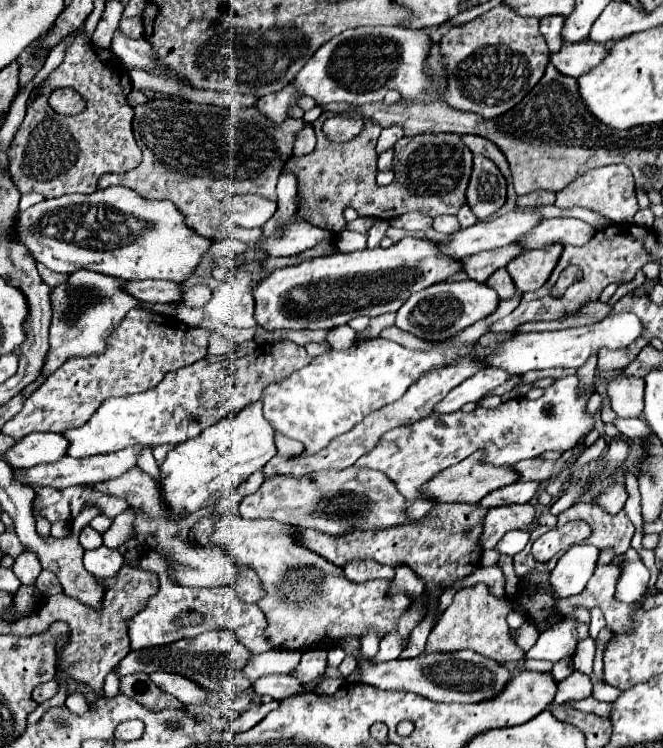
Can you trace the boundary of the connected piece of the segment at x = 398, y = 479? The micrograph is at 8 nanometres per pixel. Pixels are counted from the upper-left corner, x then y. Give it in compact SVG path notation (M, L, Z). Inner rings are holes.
M571 375L571 377L563 377L563 379L555 379L553 385L549 385L545 389L545 393L531 401L525 397L515 397L509 399L505 403L501 403L495 409L483 409L477 407L471 413L463 413L463 411L453 411L453 413L445 413L445 415L437 415L431 413L429 417L407 425L407 427L397 427L393 431L389 431L387 435L381 437L379 445L365 453L355 465L359 467L369 467L369 469L377 469L381 473L385 473L399 489L399 493L407 499L413 501L417 497L421 497L421 487L439 471L463 461L465 457L469 457L471 453L475 453L477 449L485 451L485 461L493 463L493 465L513 465L519 463L523 459L531 459L541 455L543 451L567 451L571 447L575 447L581 439L585 439L585 435L595 427L595 417L587 411L587 403L591 399L591 391L579 391L579 377Z

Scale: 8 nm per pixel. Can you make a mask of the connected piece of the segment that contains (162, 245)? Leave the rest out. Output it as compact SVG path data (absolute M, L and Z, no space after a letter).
M109 187L109 189L97 189L95 193L89 193L89 195L73 193L57 199L45 199L19 213L17 237L21 243L27 245L35 261L43 263L51 271L67 275L67 273L73 273L75 269L89 269L89 271L119 277L125 281L169 279L169 281L183 283L211 247L211 239L197 235L197 231L193 231L185 223L185 217L181 215L181 211L173 207L173 203L143 199L133 189L127 189L127 187Z

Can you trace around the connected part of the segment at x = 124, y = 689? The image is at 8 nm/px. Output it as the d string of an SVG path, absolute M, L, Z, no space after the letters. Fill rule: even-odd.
M137 673L137 675L127 675L121 679L119 683L119 691L121 695L127 695L131 699L137 699L137 703L145 705L145 709L149 711L163 711L167 707L179 709L179 711L187 711L187 707L173 699L171 695L165 695L151 679L147 673Z

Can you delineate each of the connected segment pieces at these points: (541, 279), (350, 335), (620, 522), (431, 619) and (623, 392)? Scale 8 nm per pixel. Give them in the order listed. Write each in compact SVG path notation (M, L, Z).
M549 245L541 247L537 251L529 251L519 255L507 265L507 271L517 287L519 293L537 291L551 275L553 267L559 261L563 247L561 245Z
M341 325L341 327L333 327L327 335L327 343L331 345L331 349L335 351L343 351L345 347L351 347L355 343L355 331L349 325Z
M575 503L567 511L563 511L557 517L557 525L565 525L571 519L583 519L591 527L591 537L587 539L589 545L595 545L597 549L613 547L615 555L621 555L629 549L631 543L631 521L625 515L625 511L619 511L617 515L609 515L607 511L601 511L601 507L593 503Z
M428 614L422 621L413 629L409 638L408 649L402 651L399 659L408 659L417 657L425 650L426 640L438 620L438 615Z
M619 375L609 381L607 395L611 399L613 411L623 417L643 417L643 379Z

